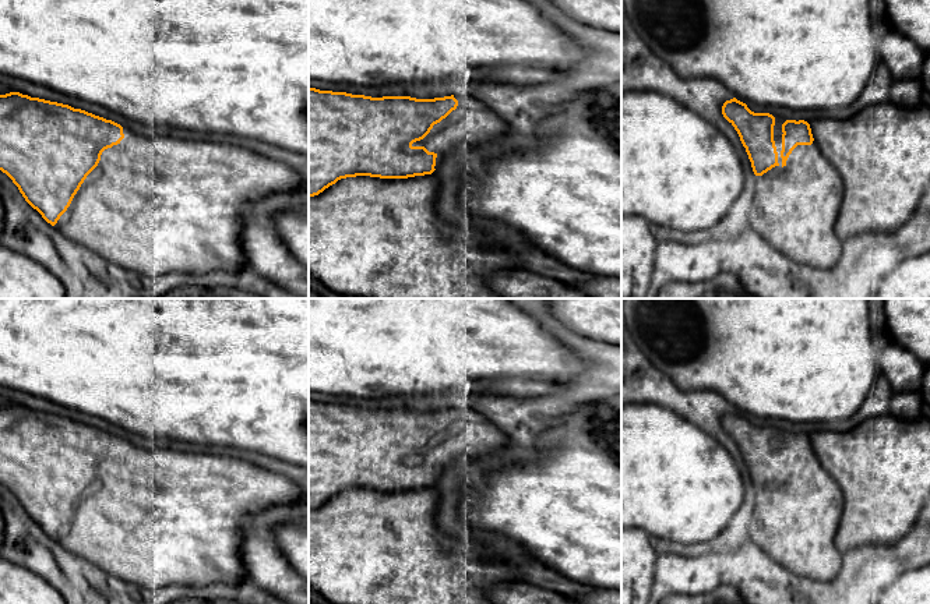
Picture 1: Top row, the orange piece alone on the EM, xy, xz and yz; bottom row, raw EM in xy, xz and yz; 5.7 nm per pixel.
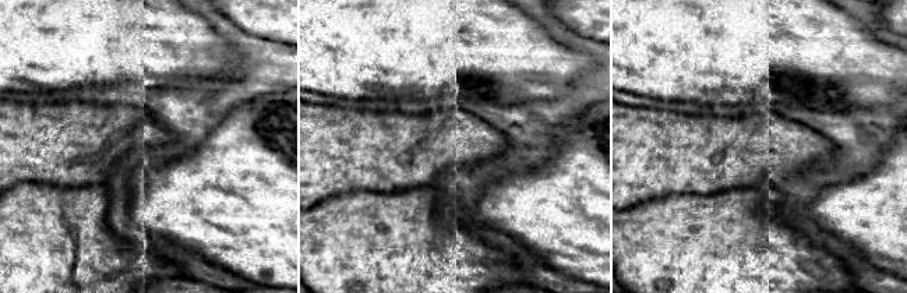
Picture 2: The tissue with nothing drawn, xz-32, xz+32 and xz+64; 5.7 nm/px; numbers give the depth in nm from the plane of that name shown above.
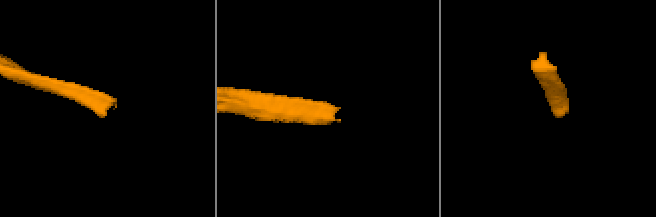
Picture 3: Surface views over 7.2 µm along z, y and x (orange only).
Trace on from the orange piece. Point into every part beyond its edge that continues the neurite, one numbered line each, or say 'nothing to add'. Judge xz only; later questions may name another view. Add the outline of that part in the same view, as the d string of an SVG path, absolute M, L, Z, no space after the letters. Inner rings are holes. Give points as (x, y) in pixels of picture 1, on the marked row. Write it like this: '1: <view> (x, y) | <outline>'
1: xz (471, 124) | M462 92L454 98L457 109L434 124L423 139L412 144L437 155L434 169L450 156L464 152L473 156L480 145L497 141L508 131L508 126L478 99Z

